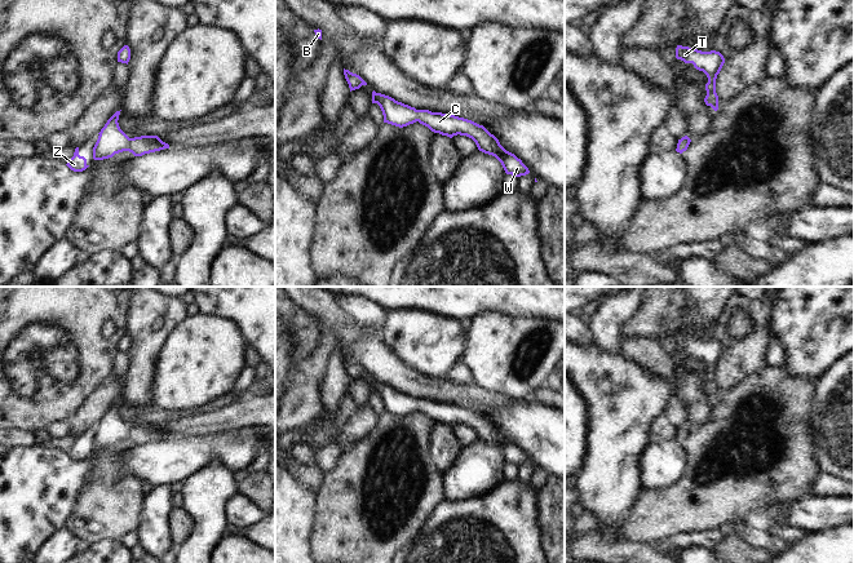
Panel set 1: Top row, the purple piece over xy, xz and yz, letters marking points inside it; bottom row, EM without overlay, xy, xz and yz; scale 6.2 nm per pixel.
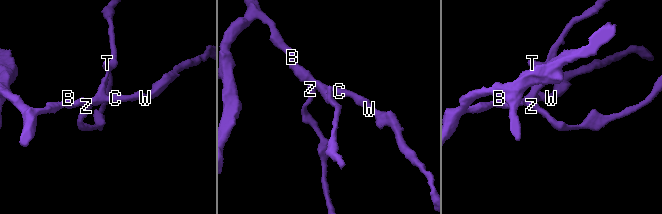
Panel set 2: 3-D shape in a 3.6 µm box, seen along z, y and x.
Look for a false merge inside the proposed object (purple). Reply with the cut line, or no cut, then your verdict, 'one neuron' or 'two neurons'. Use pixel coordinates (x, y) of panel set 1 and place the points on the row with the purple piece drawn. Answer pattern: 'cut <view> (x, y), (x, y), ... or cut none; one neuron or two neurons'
cut none; one neuron

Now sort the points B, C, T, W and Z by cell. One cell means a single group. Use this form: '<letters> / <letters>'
B C T W Z

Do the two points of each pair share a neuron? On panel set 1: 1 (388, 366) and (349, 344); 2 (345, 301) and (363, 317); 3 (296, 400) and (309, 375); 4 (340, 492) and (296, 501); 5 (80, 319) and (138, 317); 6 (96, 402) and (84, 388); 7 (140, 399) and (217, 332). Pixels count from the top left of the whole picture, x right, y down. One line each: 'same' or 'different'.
1: same
2: same
3: same
4: different
5: different
6: different
7: different

